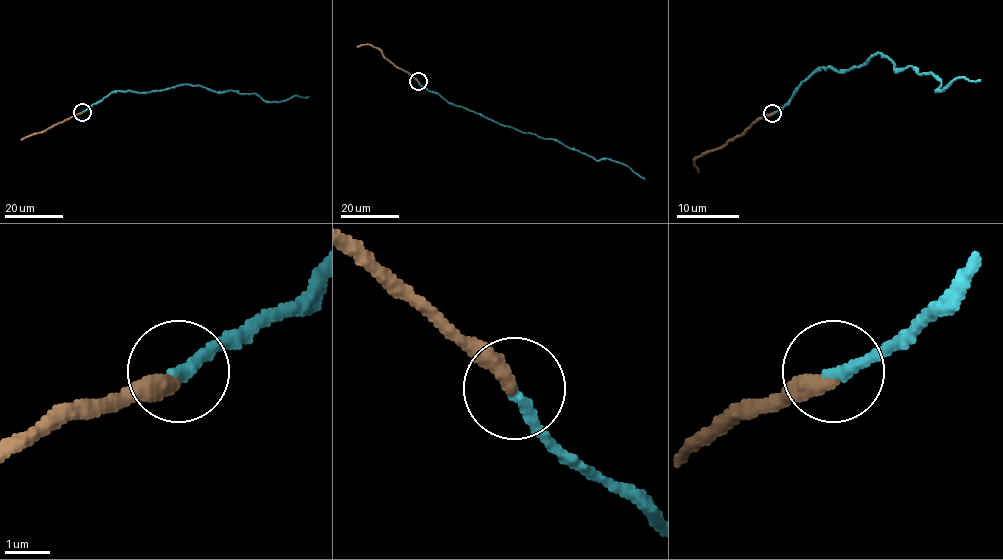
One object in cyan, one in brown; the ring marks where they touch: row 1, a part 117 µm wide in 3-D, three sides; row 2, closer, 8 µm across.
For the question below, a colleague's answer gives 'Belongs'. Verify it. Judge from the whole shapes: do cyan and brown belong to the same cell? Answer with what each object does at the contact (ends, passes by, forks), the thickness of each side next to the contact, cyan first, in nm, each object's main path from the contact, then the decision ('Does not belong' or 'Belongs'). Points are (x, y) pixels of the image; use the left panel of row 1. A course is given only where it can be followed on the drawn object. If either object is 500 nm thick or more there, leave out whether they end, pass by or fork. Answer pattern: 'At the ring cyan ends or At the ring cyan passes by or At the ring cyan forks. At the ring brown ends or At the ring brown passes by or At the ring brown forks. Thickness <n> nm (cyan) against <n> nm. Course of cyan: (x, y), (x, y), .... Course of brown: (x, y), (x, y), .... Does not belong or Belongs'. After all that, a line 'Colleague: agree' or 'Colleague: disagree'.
At the ring cyan ends. At the ring brown ends. Thickness 280 nm (cyan) against 400 nm. Course of cyan: (82, 112), (113, 91), (150, 92), (183, 84), (219, 91), (256, 94), (266, 101), (308, 96). Course of brown: (82, 113), (20, 140). Belongs
Colleague: agree

